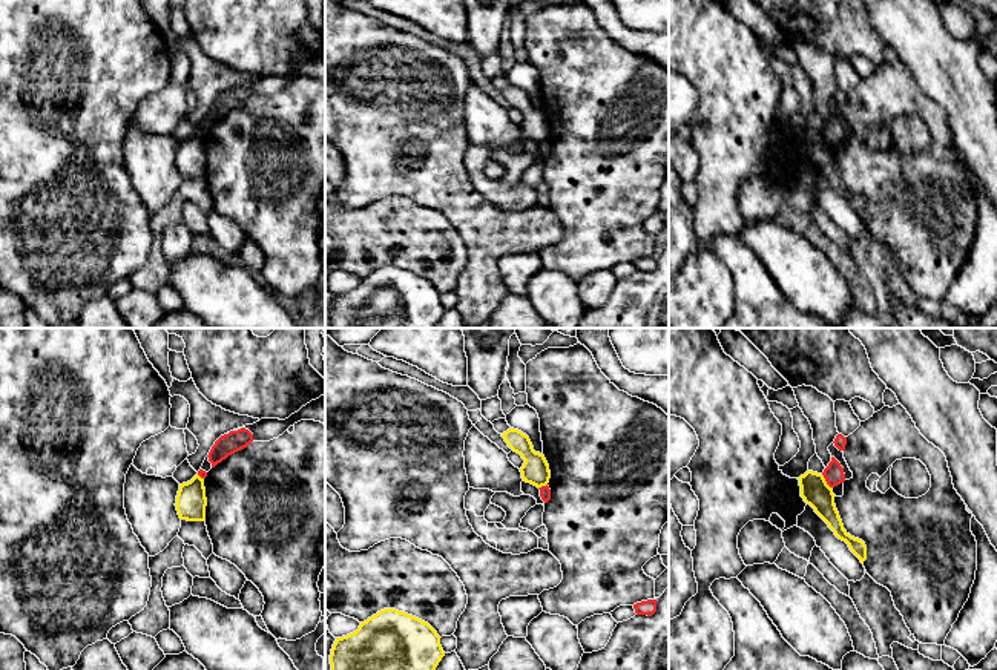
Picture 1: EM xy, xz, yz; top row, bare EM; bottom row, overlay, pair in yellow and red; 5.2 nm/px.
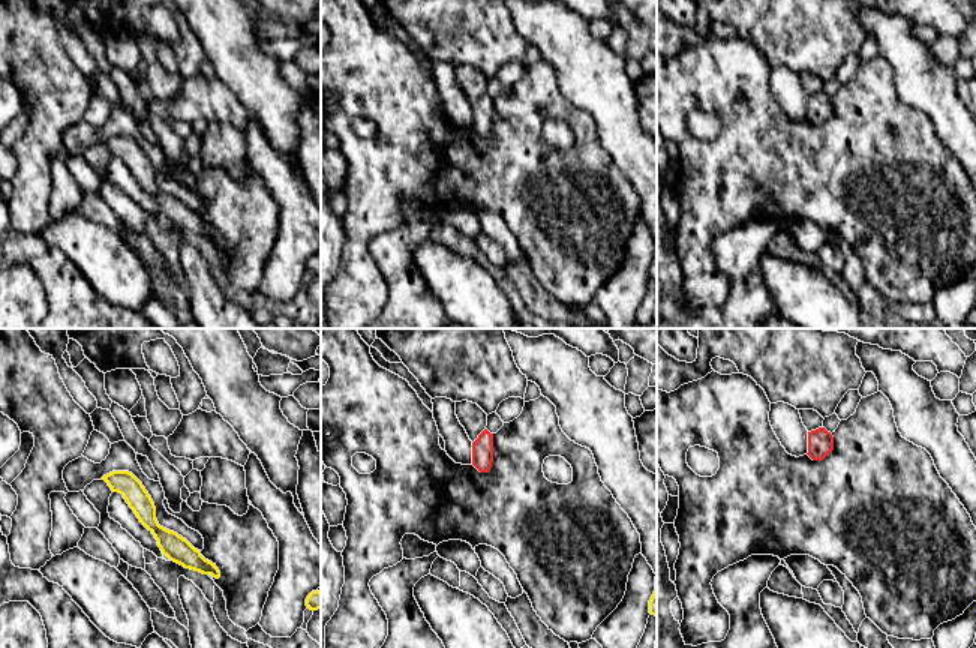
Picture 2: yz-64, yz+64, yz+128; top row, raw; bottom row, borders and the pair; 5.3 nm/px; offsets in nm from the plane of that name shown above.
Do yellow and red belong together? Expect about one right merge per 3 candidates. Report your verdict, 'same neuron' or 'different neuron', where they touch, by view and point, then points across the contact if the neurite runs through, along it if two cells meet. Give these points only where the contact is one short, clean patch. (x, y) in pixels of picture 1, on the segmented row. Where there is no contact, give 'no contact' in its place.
different neuron; meets yellow in yz at (825, 482)

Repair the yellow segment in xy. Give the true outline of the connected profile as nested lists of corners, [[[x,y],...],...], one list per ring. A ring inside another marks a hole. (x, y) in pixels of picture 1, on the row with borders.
[[[196,474],[190,481],[179,484],[175,506],[181,520],[204,521],[207,506],[204,478]]]

